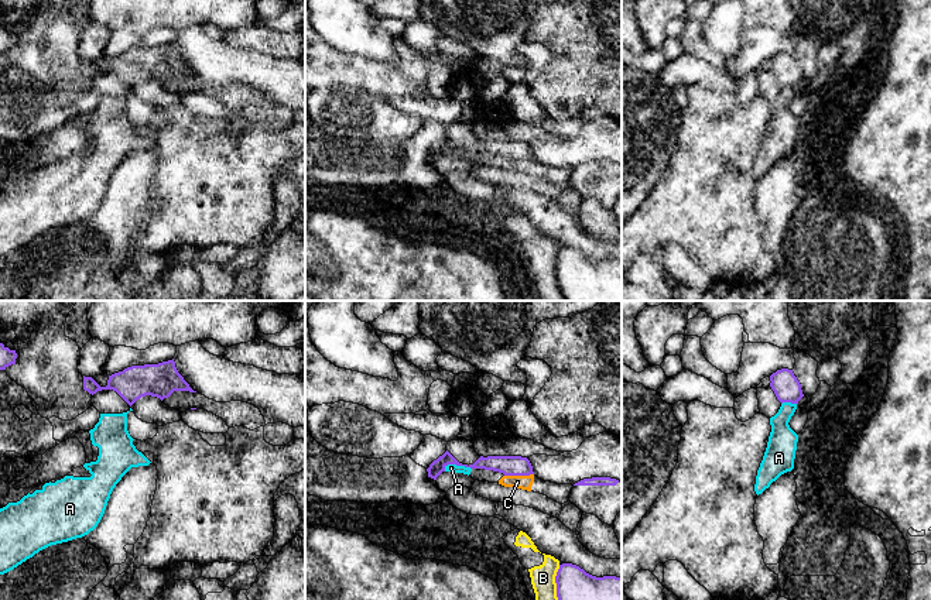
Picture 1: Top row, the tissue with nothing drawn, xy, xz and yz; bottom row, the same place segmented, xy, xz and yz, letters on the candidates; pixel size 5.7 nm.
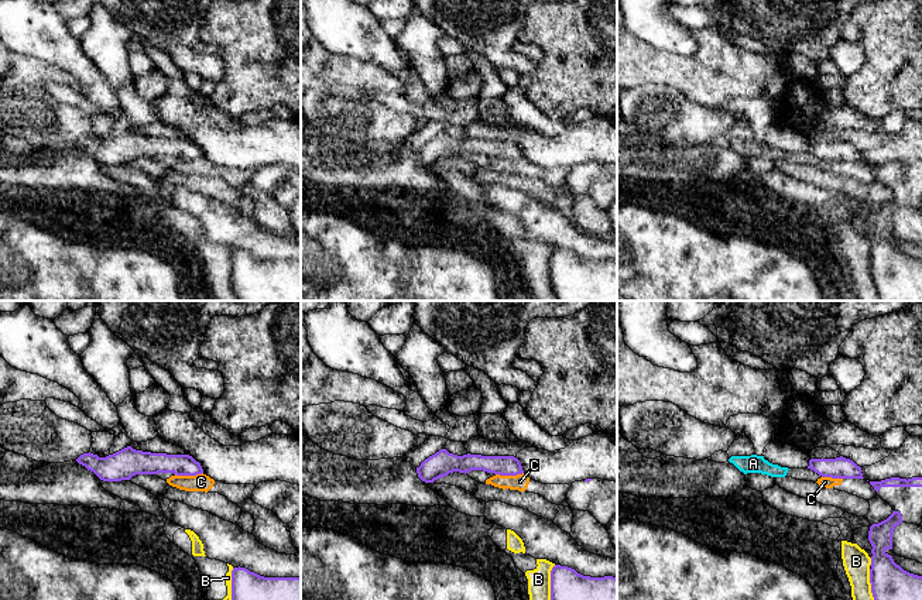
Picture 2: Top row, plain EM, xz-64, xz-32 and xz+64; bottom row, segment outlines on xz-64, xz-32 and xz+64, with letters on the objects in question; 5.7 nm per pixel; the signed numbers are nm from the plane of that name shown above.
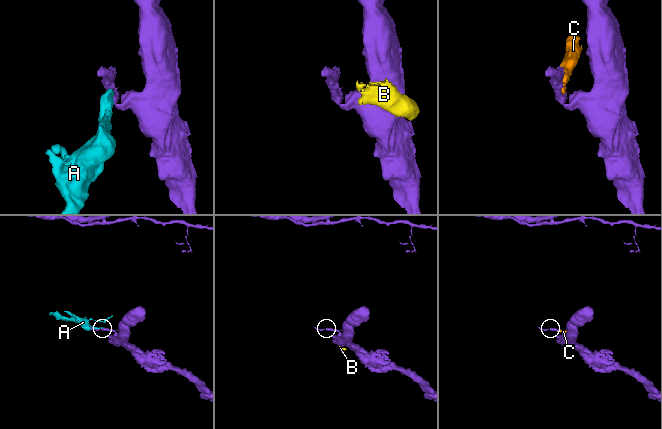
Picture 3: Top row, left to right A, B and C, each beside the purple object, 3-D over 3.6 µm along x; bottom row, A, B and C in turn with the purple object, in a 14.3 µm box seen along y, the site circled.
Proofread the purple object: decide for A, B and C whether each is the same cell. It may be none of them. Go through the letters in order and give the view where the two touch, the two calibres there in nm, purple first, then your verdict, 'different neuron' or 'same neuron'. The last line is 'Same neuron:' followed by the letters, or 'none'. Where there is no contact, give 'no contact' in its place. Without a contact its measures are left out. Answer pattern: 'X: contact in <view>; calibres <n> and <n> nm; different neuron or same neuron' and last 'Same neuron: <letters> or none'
A: contact in xz; calibres 100 and 50 nm; different neuron
B: contact in xz; calibres 190 and 140 nm; different neuron
C: contact in xz; calibres 110 and 80 nm; different neuron
Same neuron: none

